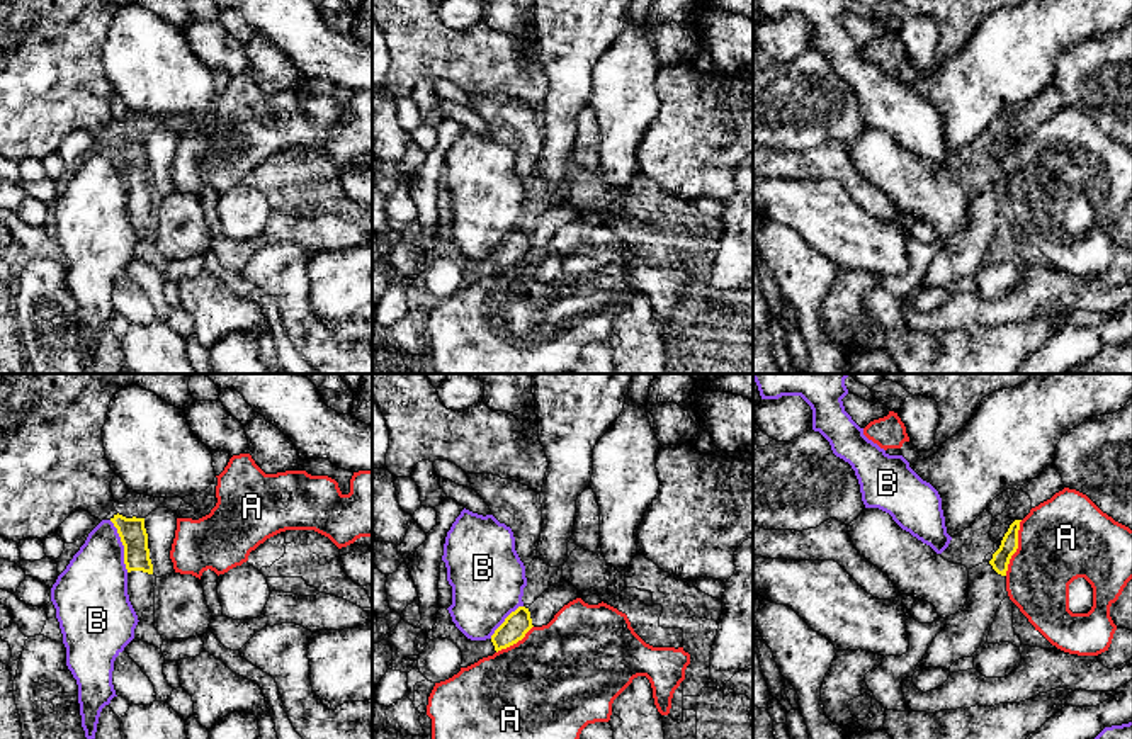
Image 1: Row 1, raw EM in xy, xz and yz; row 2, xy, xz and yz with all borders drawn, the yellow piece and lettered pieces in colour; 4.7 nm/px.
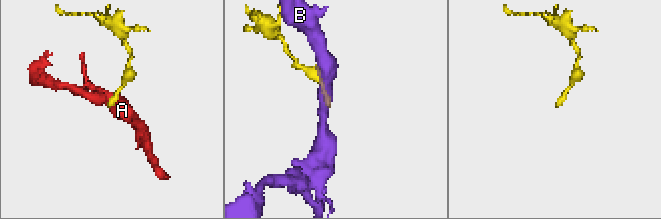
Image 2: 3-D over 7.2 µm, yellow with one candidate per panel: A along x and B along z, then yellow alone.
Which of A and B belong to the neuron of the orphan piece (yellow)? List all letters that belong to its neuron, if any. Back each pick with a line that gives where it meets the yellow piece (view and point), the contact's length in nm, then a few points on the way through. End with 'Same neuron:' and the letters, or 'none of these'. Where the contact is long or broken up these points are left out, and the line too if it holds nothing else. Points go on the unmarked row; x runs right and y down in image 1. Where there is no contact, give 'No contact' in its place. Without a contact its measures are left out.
Same neuron: none of these

